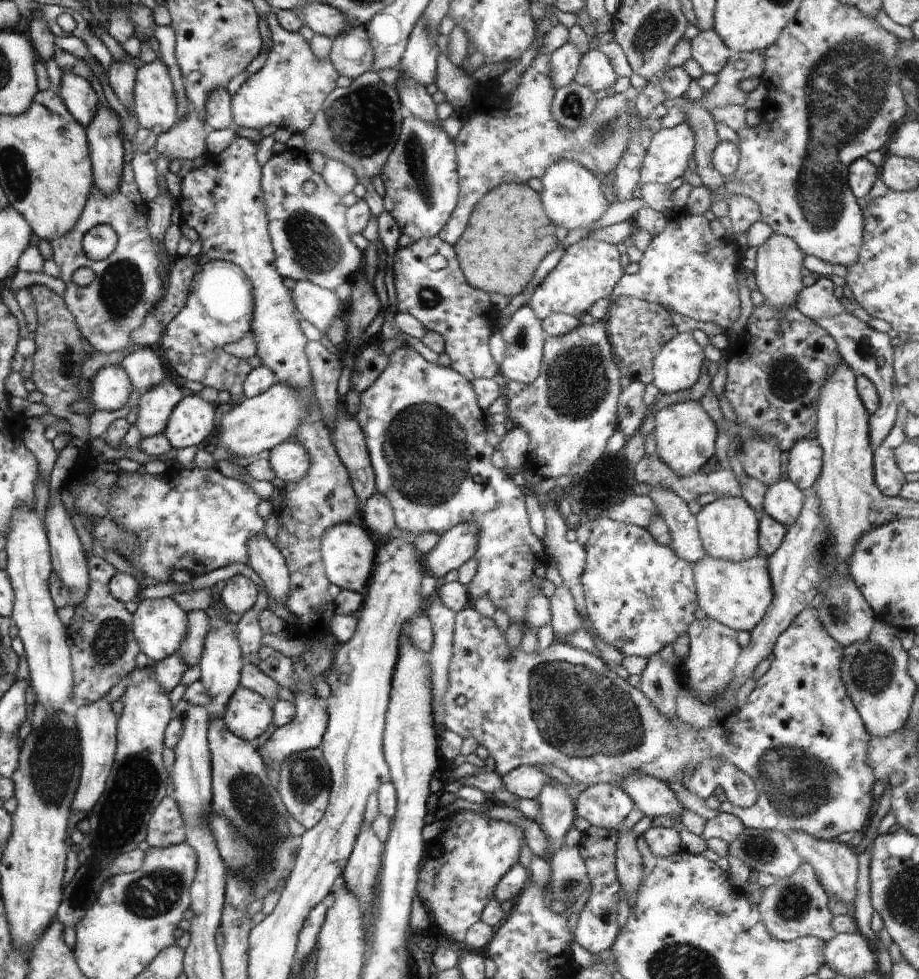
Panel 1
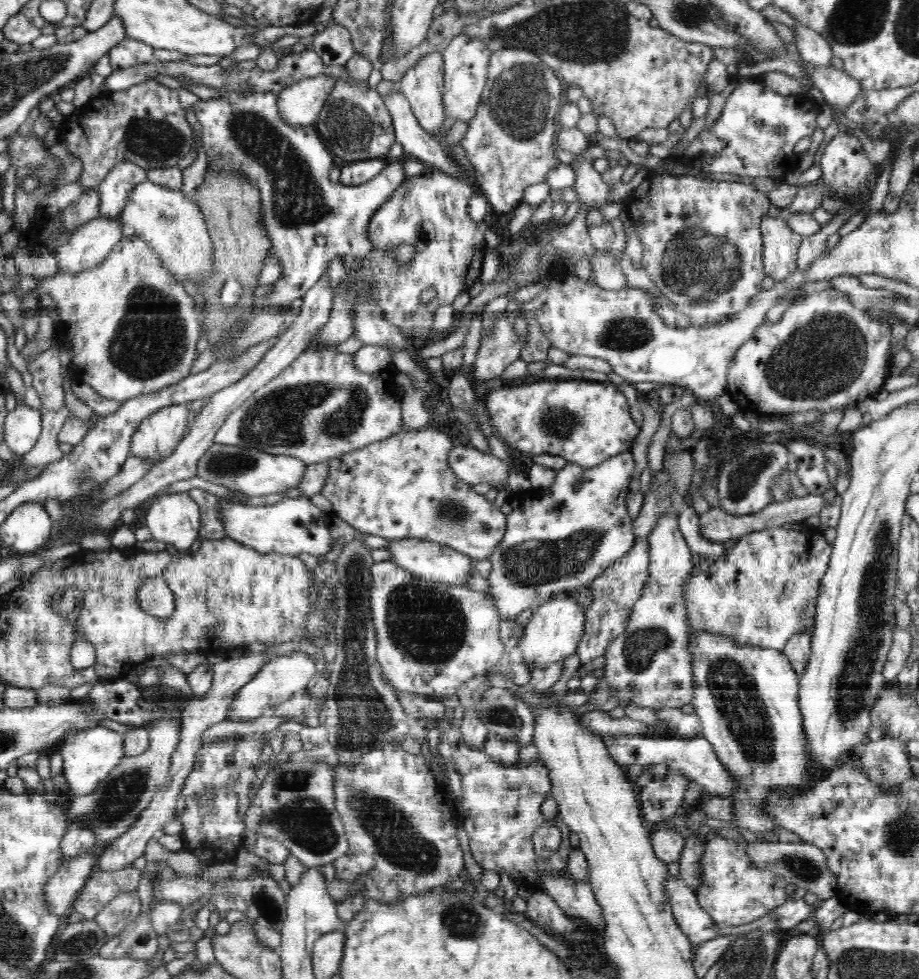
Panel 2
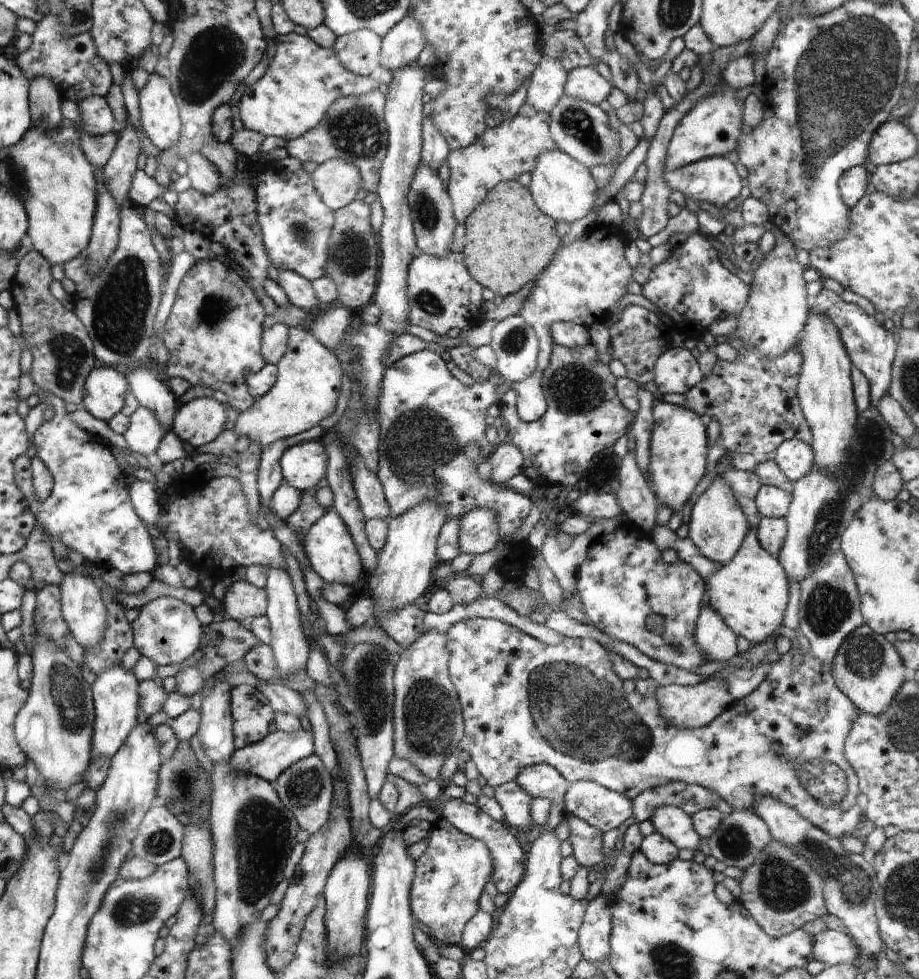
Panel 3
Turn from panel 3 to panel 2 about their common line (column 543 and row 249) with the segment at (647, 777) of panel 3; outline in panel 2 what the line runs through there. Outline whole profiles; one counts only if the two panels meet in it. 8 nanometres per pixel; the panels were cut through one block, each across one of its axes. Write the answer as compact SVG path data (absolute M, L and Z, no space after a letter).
M656 173L647 176L645 185L631 191L623 204L642 241L643 268L658 286L660 294L668 298L678 312L690 317L694 326L722 322L744 310L752 298L762 292L762 280L767 274L763 265L764 245L759 227L770 208L766 193L754 189L750 183Z

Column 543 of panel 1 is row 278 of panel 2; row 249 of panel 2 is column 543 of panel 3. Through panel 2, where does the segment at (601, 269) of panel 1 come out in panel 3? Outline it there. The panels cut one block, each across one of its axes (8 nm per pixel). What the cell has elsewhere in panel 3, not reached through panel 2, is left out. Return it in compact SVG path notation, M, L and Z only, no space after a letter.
M596 224L579 236L573 235L570 244L561 246L546 270L535 280L534 288L526 296L519 315L538 336L538 370L522 382L505 382L496 388L498 398L502 398L510 388L516 390L517 414L522 420L538 420L547 409L541 379L555 344L550 334L552 324L558 321L576 321L590 326L594 322L606 322L614 304L618 304L618 300L628 292L628 284L633 277L632 267L624 257L629 242L627 236L626 231L619 226L613 228L610 225Z

